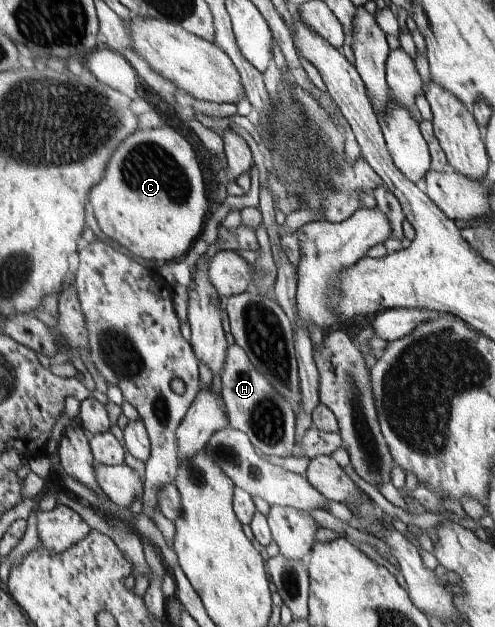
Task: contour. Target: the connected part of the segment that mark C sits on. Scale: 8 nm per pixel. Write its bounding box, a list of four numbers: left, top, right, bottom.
[89,126,210,264]

